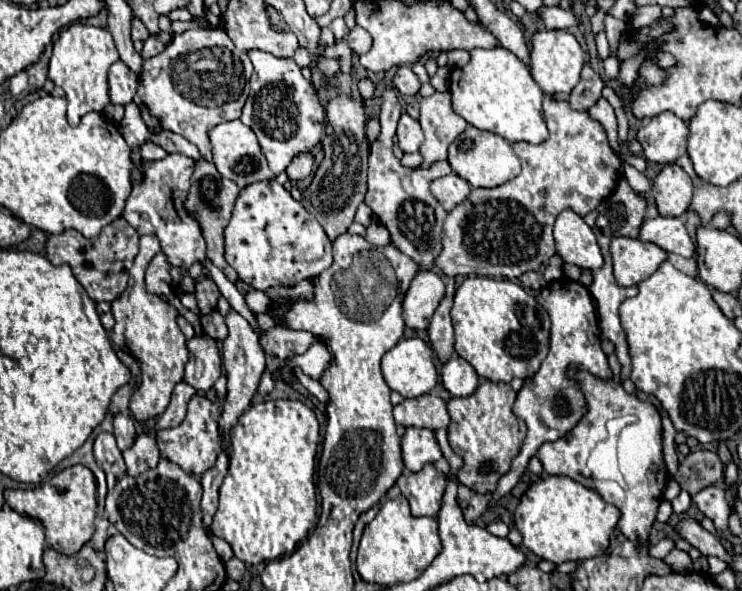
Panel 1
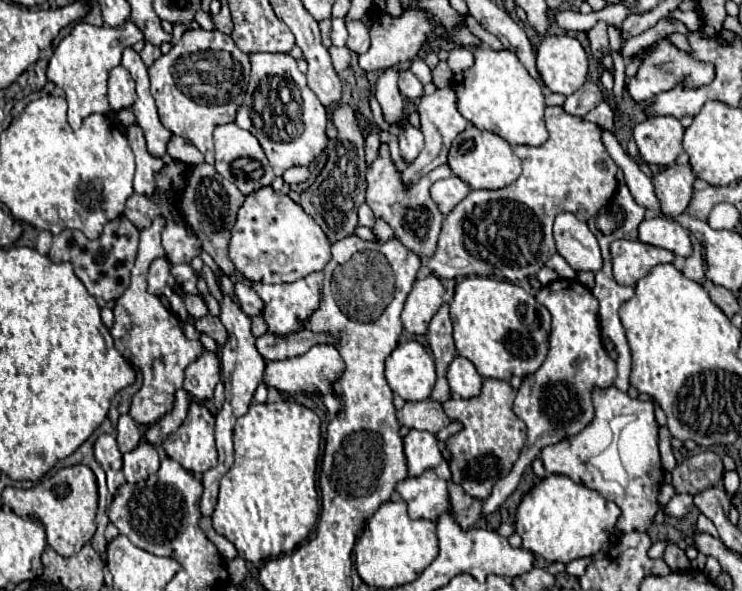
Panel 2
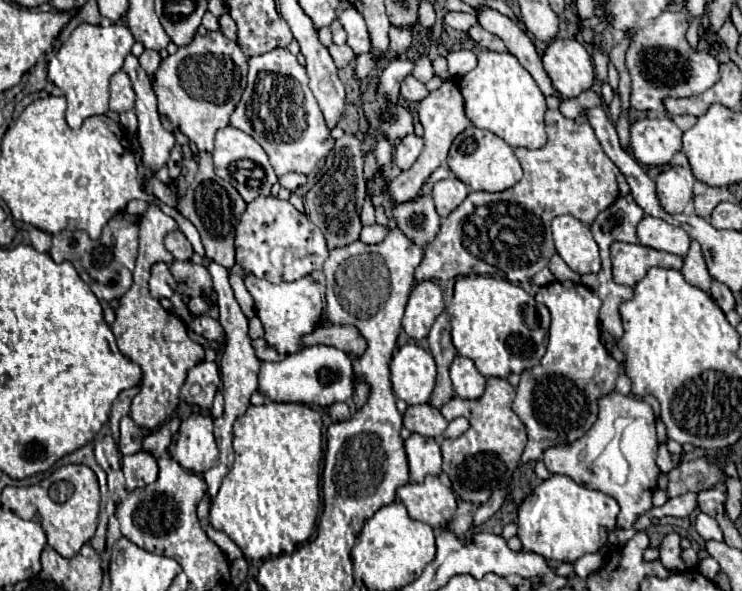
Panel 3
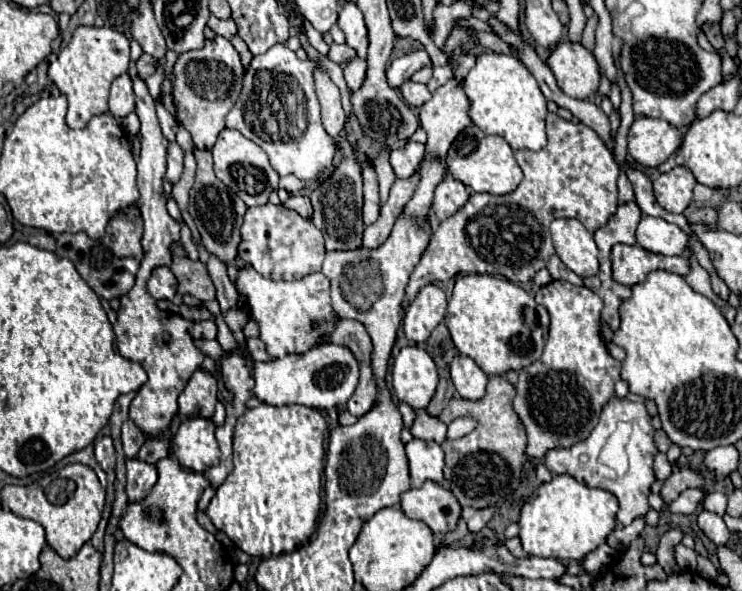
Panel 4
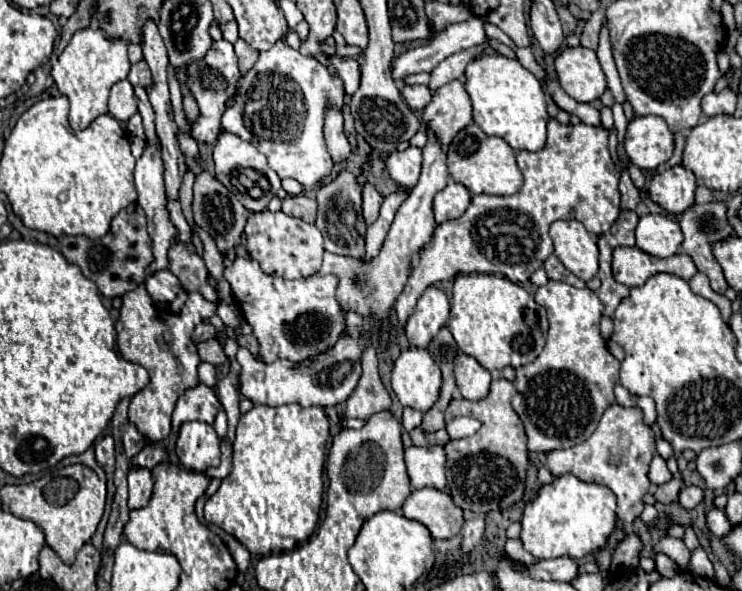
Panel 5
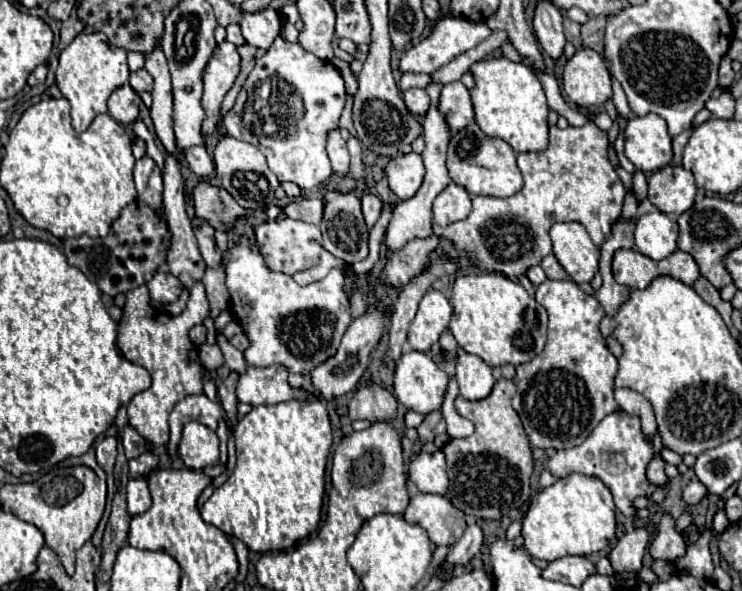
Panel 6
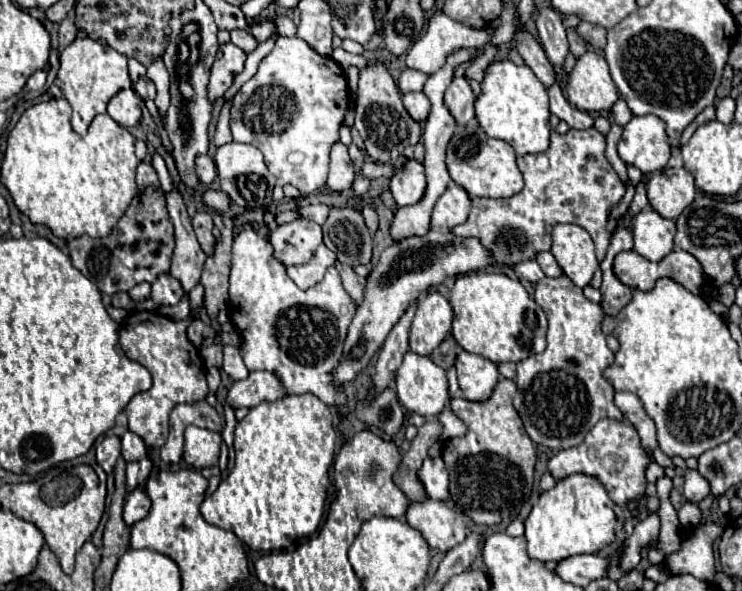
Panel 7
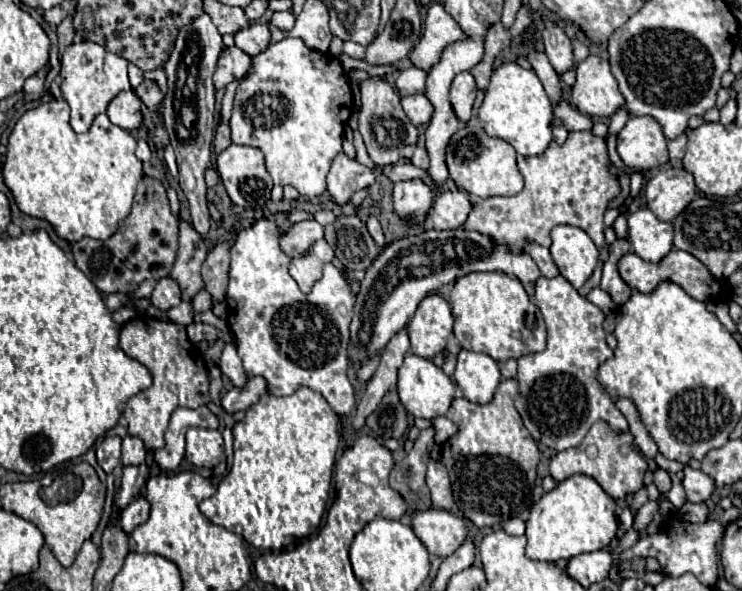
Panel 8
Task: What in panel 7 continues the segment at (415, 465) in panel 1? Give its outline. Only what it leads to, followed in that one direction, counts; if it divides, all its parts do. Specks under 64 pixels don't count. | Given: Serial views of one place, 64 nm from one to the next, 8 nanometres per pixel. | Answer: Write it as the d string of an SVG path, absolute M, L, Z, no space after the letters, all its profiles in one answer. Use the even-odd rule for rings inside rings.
M426 458L418 470L418 478L424 484L424 490L430 498L448 498L448 472L442 458Z

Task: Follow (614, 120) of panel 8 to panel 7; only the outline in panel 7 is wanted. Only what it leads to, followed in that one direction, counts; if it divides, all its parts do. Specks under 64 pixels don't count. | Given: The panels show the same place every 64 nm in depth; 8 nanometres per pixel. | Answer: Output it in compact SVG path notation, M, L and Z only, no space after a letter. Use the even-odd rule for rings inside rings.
M618 98L618 102L614 104L614 118L616 118L616 122L620 124L620 126L624 126L624 124L628 124L628 120L632 118L632 112L630 112L630 108L628 108L628 104L624 102L624 98Z

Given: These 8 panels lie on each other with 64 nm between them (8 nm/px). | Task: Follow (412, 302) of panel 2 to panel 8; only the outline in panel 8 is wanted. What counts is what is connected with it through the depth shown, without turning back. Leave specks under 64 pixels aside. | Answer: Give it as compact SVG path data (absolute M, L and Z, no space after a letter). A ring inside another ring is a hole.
M428 294L418 304L416 314L408 322L412 352L422 358L432 358L440 350L444 350L450 334L452 312L448 302L440 294Z

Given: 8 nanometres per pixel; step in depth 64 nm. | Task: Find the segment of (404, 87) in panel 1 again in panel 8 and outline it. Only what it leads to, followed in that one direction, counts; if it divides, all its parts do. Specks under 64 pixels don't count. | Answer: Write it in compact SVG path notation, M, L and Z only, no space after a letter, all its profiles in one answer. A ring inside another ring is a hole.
M424 94L404 96L404 98L402 98L402 108L404 108L404 112L408 114L410 122L416 124L416 126L428 124L428 122L430 122L430 116L432 116L432 112L434 112L430 100L428 100Z

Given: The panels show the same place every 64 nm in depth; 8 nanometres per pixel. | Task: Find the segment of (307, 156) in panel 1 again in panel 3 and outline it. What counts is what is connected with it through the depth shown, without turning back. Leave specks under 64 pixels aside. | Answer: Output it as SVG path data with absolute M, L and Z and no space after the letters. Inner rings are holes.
M290 172L290 174L284 174L284 176L280 178L280 184L282 184L284 188L288 188L288 190L294 190L294 188L306 184L306 176L300 176L298 172Z

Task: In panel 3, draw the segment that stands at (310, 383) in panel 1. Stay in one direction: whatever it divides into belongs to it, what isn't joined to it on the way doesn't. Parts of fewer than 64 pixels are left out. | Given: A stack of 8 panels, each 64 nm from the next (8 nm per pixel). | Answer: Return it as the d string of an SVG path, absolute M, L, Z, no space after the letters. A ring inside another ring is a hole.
M335 402L329 407L330 416L334 421L346 421L351 418L351 410L345 402Z

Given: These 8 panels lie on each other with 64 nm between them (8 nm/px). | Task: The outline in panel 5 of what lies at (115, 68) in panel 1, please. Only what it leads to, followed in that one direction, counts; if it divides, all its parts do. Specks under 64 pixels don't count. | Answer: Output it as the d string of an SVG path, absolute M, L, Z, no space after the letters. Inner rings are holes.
M120 80L112 86L108 110L120 122L126 122L132 114L136 114L136 96L134 96L132 84L128 80Z

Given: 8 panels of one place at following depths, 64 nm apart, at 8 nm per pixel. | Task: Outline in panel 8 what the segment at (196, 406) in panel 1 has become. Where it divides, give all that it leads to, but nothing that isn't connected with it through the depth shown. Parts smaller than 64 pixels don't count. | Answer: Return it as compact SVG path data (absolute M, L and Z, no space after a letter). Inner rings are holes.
M190 428L186 432L186 460L194 466L214 468L224 454L222 434L218 430Z

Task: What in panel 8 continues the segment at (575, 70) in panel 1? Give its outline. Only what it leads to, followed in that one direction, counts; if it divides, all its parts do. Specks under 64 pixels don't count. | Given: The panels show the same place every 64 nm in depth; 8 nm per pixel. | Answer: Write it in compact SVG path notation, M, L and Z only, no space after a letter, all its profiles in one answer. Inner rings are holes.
M590 54L576 66L572 102L582 114L600 118L612 116L620 106L624 106L624 96L618 90L608 60Z

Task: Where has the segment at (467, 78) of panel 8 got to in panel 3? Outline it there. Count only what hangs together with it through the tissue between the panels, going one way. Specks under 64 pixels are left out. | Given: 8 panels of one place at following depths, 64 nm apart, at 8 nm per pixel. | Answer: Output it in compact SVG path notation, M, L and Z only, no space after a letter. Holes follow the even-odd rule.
M444 82L438 90L430 92L420 104L418 104L418 114L420 114L420 122L424 126L424 150L418 156L418 160L414 162L414 166L408 172L400 172L398 178L392 180L390 186L390 194L396 202L404 202L416 196L416 192L420 190L420 186L424 184L424 180L442 164L446 164L446 156L448 156L448 148L452 144L452 140L470 124L470 120L464 116L464 108L462 108L462 94L458 90L458 86L454 82ZM378 224L364 226L362 232L360 232L360 240L364 244L378 244L378 242L382 242L386 238L386 234L388 234L388 230L384 226L378 226Z

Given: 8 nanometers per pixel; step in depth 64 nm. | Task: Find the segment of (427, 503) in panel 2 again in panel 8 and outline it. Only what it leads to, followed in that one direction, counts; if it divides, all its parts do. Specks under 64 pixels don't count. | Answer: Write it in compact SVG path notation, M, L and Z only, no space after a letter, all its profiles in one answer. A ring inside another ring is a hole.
M430 506L428 510L416 510L410 514L414 534L424 542L428 552L442 558L450 556L466 540L466 522L448 510Z

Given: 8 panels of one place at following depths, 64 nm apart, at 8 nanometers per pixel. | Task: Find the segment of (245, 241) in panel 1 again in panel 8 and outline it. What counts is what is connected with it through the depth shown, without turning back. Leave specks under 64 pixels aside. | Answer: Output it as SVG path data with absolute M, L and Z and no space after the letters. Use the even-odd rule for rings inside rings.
M304 220L292 224L280 236L280 248L290 258L304 258L308 256L312 244L316 244L324 236L324 228L316 220Z

